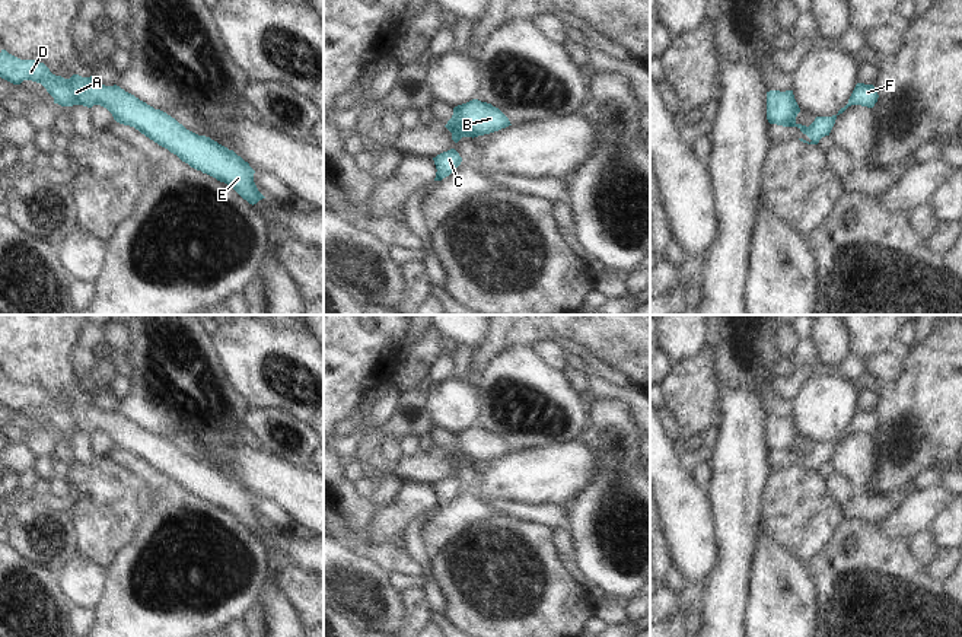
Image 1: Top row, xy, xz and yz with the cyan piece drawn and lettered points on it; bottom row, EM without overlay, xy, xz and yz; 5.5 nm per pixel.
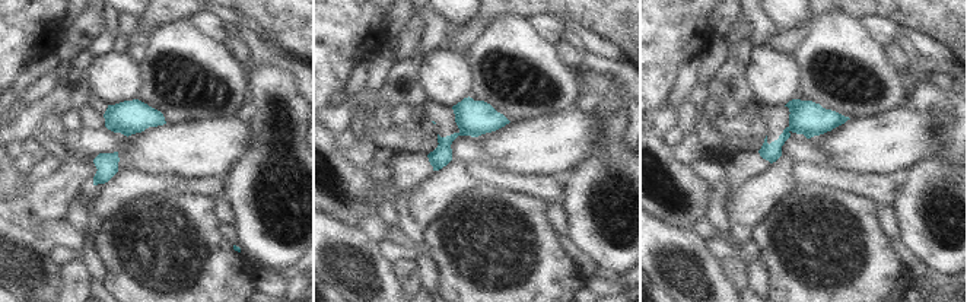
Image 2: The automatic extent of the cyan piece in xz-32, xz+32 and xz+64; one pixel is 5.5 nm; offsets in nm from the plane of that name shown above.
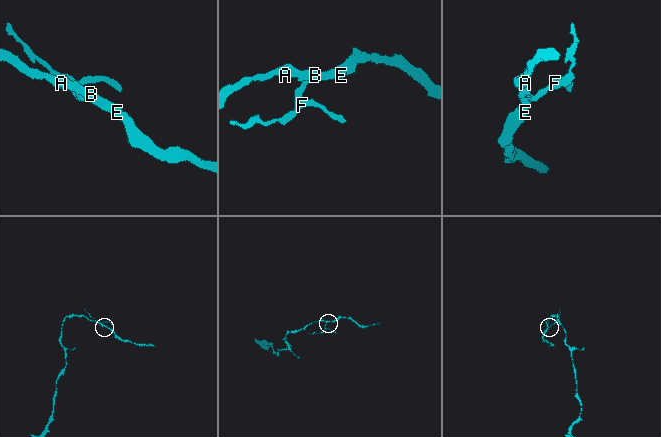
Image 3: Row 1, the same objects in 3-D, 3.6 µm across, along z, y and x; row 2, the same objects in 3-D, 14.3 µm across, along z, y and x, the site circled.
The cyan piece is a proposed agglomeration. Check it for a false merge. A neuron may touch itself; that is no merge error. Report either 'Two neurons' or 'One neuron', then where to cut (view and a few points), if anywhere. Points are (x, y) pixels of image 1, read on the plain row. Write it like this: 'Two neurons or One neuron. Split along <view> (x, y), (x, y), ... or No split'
Two neurons. Split along xz (451, 445), (455, 456), (464, 462)

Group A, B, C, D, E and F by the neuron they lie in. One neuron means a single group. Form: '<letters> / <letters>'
A B D E / C F

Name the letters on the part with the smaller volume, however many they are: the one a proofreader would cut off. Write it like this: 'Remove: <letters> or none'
Remove: C, F

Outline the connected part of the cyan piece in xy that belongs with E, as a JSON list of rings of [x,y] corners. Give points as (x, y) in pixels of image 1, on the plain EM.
[[[6,376],[0,379],[0,404],[13,411],[23,407],[41,410],[54,424],[54,430],[61,433],[101,431],[117,449],[134,453],[191,494],[227,510],[249,531],[265,525],[254,509],[255,497],[233,477],[187,456],[166,439],[155,436],[117,411],[105,413],[92,402],[73,401],[64,405],[52,401],[44,389],[20,386]]]

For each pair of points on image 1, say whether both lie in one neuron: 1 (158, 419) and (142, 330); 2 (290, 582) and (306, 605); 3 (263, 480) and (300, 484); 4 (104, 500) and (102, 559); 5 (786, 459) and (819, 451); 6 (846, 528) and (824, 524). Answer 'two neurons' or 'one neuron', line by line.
1: one neuron
2: one neuron
3: one neuron
4: one neuron
5: one neuron
6: two neurons

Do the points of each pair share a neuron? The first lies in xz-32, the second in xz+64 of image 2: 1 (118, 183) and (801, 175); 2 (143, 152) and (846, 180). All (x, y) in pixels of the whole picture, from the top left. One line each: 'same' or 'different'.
1: different
2: different

